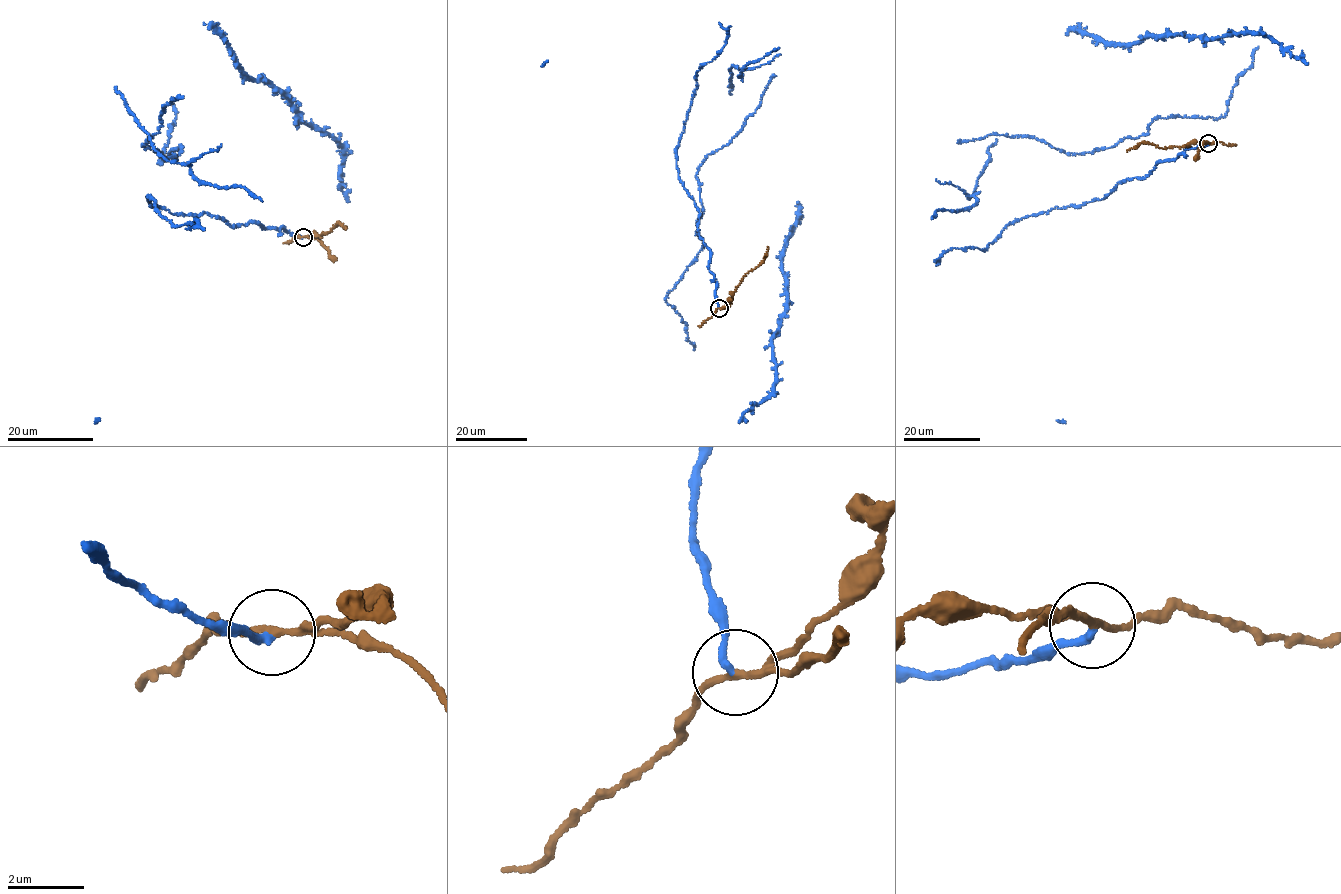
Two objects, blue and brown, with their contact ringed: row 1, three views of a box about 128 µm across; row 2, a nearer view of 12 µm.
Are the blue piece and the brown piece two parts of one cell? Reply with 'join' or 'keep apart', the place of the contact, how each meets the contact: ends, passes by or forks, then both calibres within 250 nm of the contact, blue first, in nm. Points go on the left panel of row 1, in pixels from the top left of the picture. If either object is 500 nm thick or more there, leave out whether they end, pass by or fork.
keep apart; place (303, 237); blue ends; brown forks; calibres 190 and 150 nm

